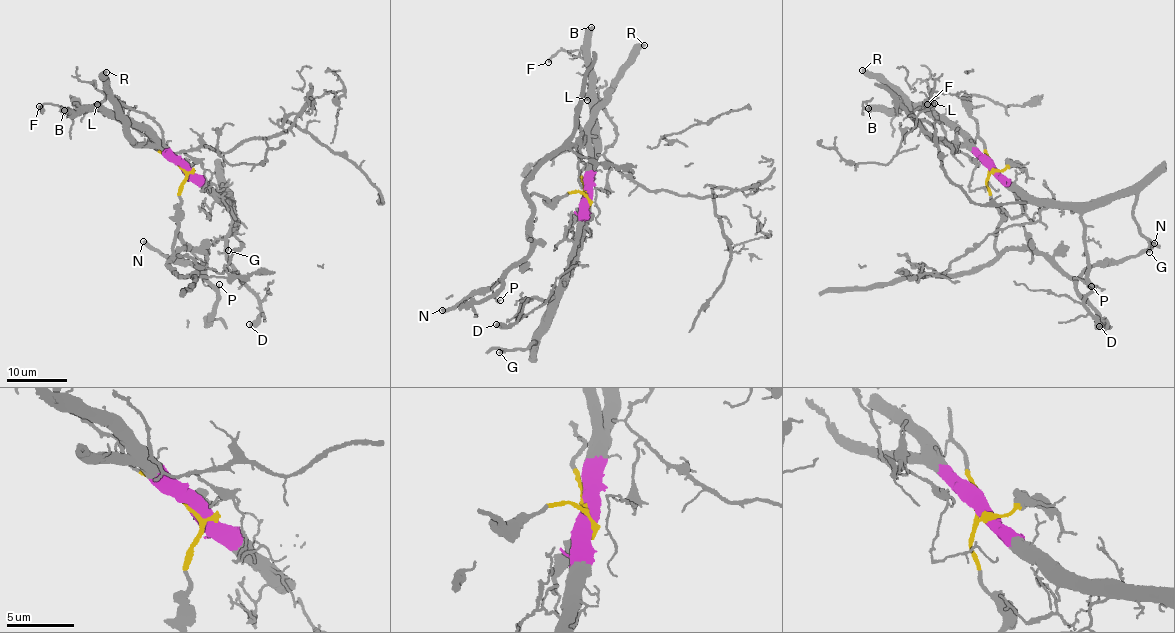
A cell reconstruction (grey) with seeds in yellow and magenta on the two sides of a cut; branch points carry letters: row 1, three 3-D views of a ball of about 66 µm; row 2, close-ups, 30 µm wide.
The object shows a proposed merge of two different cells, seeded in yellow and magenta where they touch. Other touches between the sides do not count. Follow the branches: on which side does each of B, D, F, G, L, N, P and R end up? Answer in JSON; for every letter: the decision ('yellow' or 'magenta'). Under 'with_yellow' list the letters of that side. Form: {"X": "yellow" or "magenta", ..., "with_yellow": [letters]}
{"B": "magenta", "D": "magenta", "F": "magenta", "G": "magenta", "L": "magenta", "N": "yellow", "P": "yellow", "R": "magenta", "with_yellow": ["N", "P"]}

